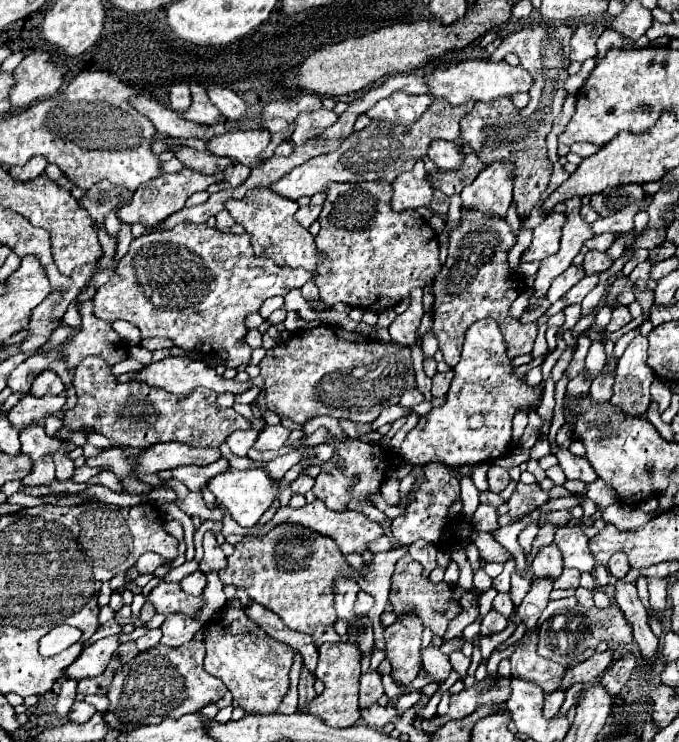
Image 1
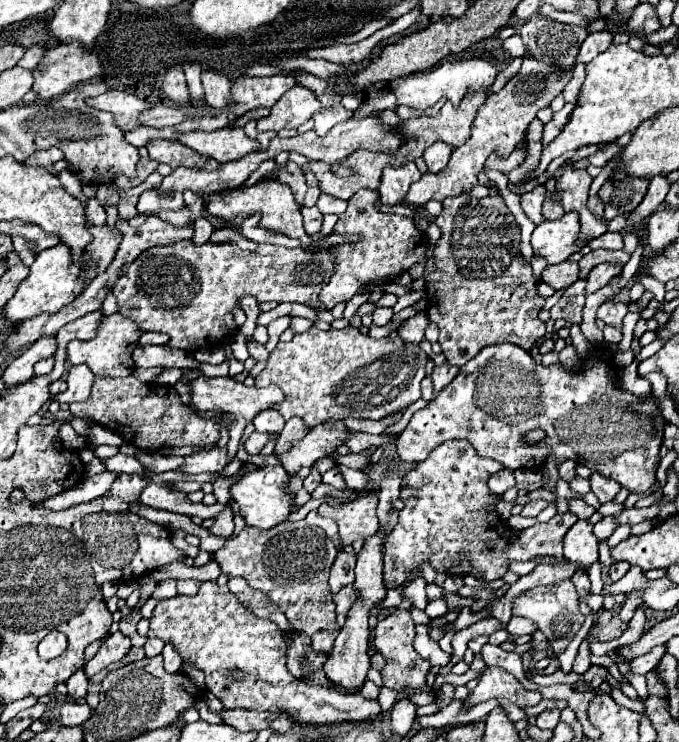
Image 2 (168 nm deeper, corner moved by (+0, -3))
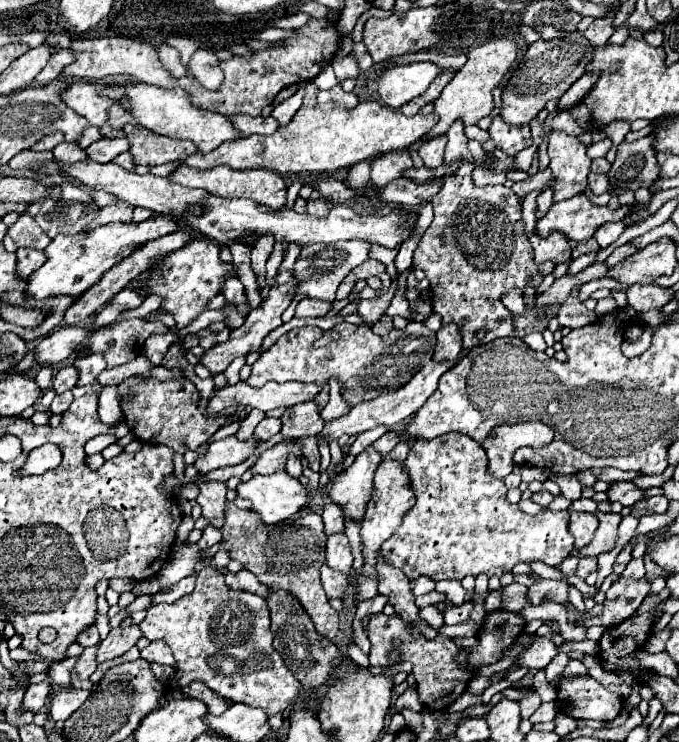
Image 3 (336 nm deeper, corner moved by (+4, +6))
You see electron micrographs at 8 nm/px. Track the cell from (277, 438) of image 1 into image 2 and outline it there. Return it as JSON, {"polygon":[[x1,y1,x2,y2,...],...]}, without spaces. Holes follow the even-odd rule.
{"polygon":[[291,418,291,420,285,424,283,432,279,434,279,440,277,440,277,444,275,444,275,454,283,454,285,450,289,450,291,442,305,438,307,432,309,432,309,428,305,426,305,422,303,422,301,418]]}

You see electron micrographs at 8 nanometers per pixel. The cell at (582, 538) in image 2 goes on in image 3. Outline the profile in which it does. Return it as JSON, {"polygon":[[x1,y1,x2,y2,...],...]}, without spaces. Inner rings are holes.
{"polygon":[[571,511,571,521,569,521,569,533,575,537,575,549,585,547,597,529,597,517,593,513,577,513]]}

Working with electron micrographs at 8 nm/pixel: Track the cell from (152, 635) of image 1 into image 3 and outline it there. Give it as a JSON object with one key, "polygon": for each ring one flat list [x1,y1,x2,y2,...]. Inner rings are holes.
{"polygon":[[151,641,145,649,141,649,141,657,147,661,157,661,165,665,175,665,171,649,163,641]]}

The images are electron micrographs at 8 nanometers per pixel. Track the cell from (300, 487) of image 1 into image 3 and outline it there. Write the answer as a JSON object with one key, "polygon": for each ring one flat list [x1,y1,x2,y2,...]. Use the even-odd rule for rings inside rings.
{"polygon":[[303,437,303,453,313,471,319,471,319,449,315,437]]}

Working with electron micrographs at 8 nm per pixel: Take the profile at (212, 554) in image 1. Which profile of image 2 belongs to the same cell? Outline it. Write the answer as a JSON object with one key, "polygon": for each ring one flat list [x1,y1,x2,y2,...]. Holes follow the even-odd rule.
{"polygon":[[225,506,223,512,219,512,215,516,215,522,213,526,209,528,211,534,233,534,233,512,231,512,231,506]]}

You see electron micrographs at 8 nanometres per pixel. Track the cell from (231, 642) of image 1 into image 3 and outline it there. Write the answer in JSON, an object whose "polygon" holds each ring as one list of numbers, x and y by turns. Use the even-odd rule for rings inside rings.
{"polygon":[[205,565,197,575,193,593,175,603,149,607,139,629,149,641,161,639,171,647,179,665,179,687,191,681,203,681,209,689,229,697,233,703,261,707,267,715,283,715,287,709,295,711,297,705,305,709,315,697,315,689,303,689,287,669,283,657,271,645,273,633,269,625,269,609,263,597,229,589,223,573]]}

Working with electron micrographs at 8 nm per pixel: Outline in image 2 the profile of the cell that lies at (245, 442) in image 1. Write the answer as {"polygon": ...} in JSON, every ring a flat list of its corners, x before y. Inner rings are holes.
{"polygon":[[253,432,253,434,245,440,245,450,247,450,249,454,259,454,259,452,263,450,263,446,265,446,269,440,275,440,275,438,277,438,277,434,269,434,269,432,259,434,259,432]]}

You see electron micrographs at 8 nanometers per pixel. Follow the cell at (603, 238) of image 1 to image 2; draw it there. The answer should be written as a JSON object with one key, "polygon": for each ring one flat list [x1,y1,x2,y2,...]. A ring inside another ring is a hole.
{"polygon":[[605,232,603,236,599,238,593,238,589,242,589,246,595,250,595,248,605,248,605,250,619,250,623,248,623,236,617,234,617,232]]}

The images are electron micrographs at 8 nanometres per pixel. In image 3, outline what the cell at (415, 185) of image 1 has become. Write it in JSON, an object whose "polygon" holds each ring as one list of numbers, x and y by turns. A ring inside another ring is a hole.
{"polygon":[[391,151,387,155,381,155,371,163,371,183,381,189,389,181,395,181,395,179,403,177,405,169,409,169,409,167,413,167,413,161,411,161,409,153]]}

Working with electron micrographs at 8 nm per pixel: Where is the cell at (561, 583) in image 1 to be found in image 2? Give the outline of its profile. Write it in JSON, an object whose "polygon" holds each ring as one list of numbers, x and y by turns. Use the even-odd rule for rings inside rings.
{"polygon":[[575,572,575,576,571,578,573,586,577,588,577,594,579,596,587,596,589,594,589,588,591,588,591,580,587,576,587,572]]}

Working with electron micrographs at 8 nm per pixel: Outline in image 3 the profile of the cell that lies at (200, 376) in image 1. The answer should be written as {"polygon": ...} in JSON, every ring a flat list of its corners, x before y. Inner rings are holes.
{"polygon":[[247,383,225,385,213,391,213,397,207,403,207,411,231,411,235,409,253,409,259,407,263,413,275,407,293,407,297,403,311,401,321,391,315,383,265,383,263,387,251,387]]}

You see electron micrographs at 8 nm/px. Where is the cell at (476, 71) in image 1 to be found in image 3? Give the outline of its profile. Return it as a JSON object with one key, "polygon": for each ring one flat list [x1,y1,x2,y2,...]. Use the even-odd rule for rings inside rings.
{"polygon":[[407,63,387,69,379,81,381,103,395,109,401,107,423,95,437,73,441,73,441,67,435,63]]}

